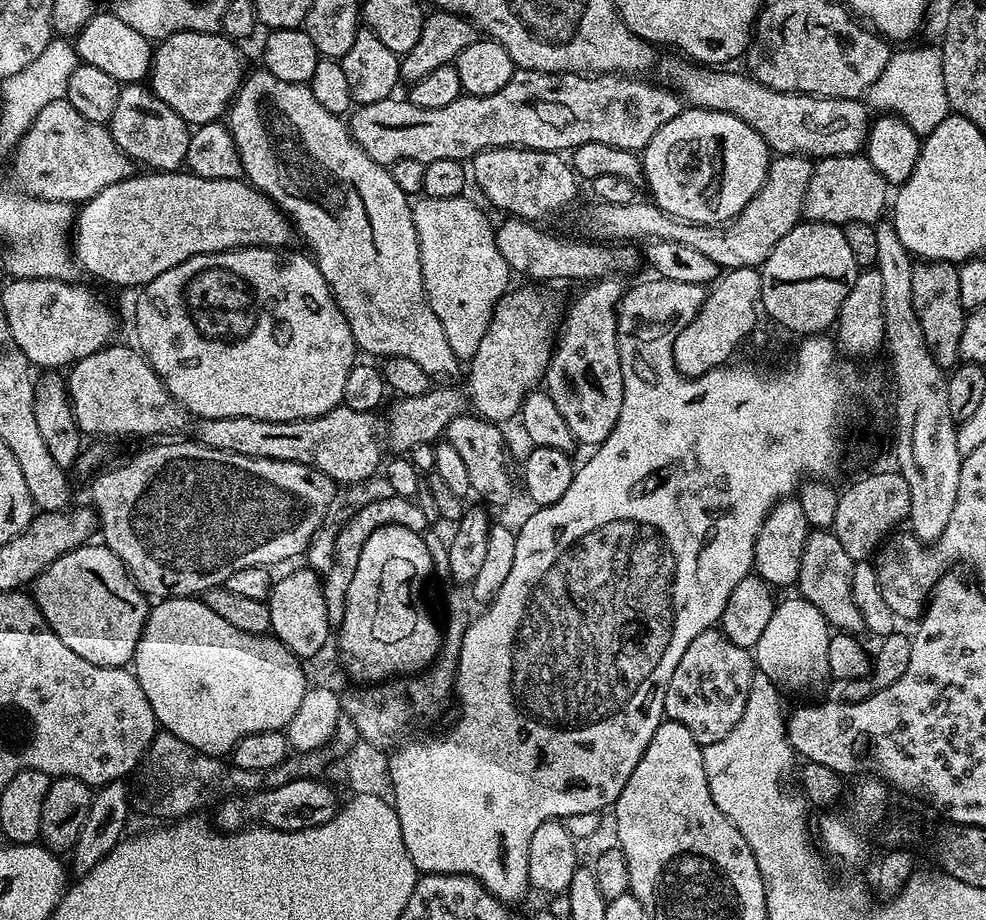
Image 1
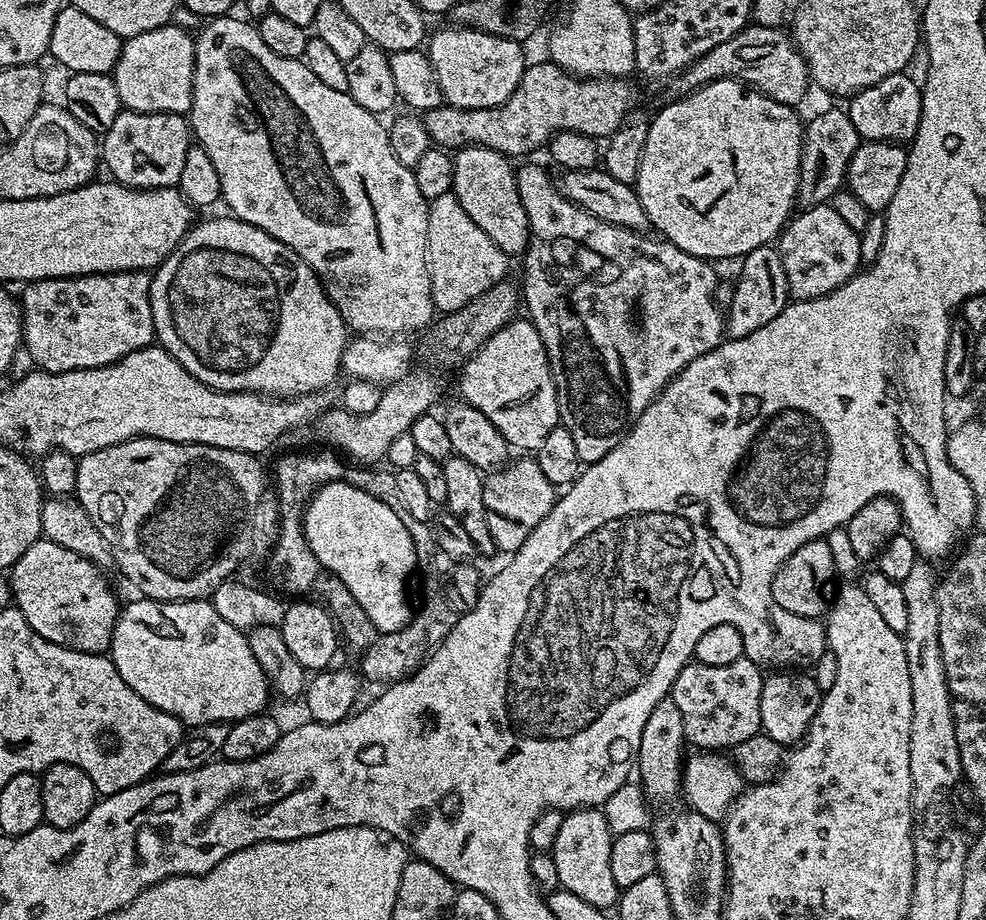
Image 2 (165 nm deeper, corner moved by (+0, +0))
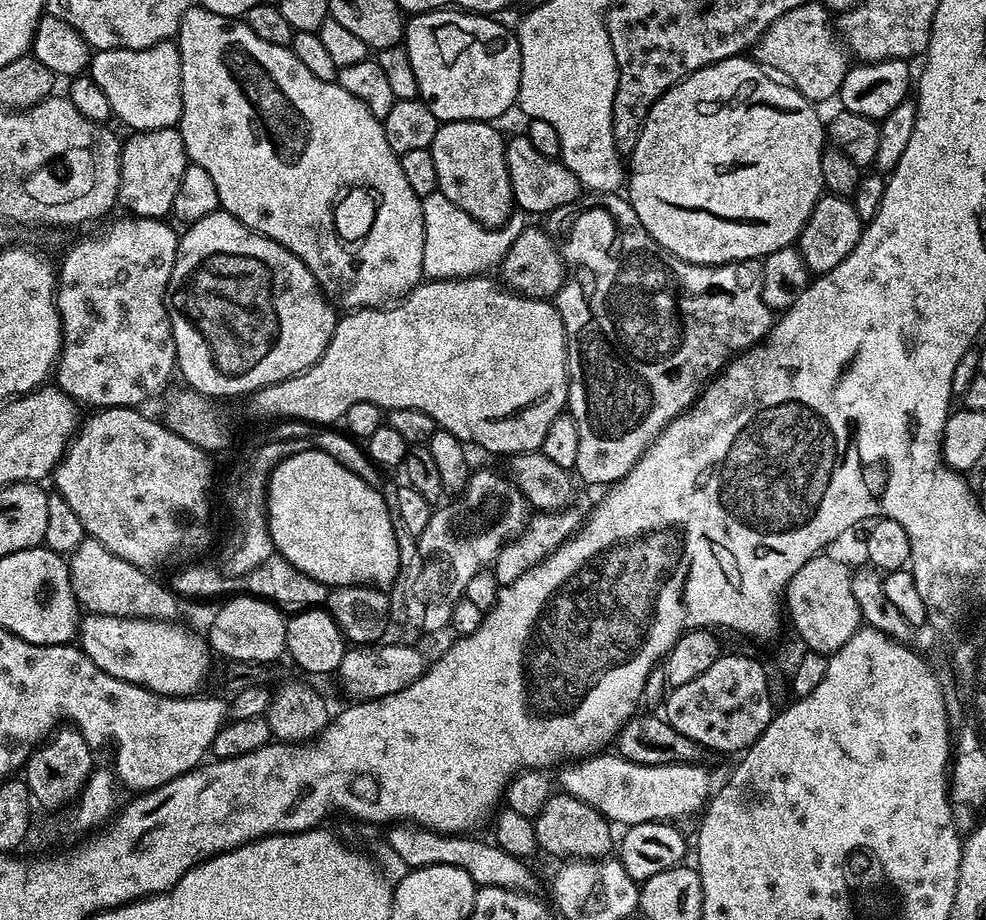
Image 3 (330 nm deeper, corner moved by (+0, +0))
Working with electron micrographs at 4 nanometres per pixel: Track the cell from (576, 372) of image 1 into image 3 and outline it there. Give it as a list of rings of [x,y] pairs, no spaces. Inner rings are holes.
[[[602,194],[594,202],[582,210],[578,206],[568,205],[565,208],[555,208],[547,213],[547,227],[557,237],[560,237],[559,250],[565,265],[575,271],[569,273],[563,288],[556,293],[554,303],[562,318],[564,333],[567,334],[568,356],[568,403],[566,410],[578,422],[578,462],[574,469],[575,475],[580,476],[588,484],[604,484],[611,486],[621,480],[642,458],[642,454],[656,441],[656,436],[676,416],[682,415],[692,407],[694,401],[700,397],[708,382],[716,377],[718,372],[728,365],[734,356],[741,355],[756,344],[759,344],[774,323],[774,310],[766,306],[762,298],[762,278],[764,265],[760,260],[738,260],[734,264],[691,264],[666,250],[651,236],[638,222],[638,214],[634,214],[632,205],[620,194]]]

